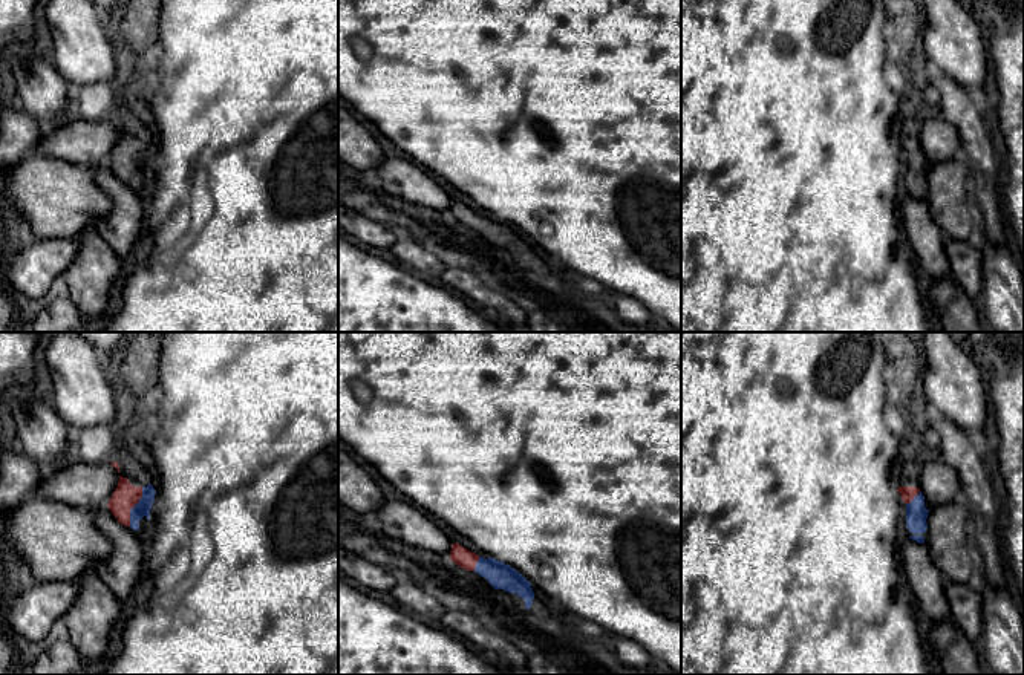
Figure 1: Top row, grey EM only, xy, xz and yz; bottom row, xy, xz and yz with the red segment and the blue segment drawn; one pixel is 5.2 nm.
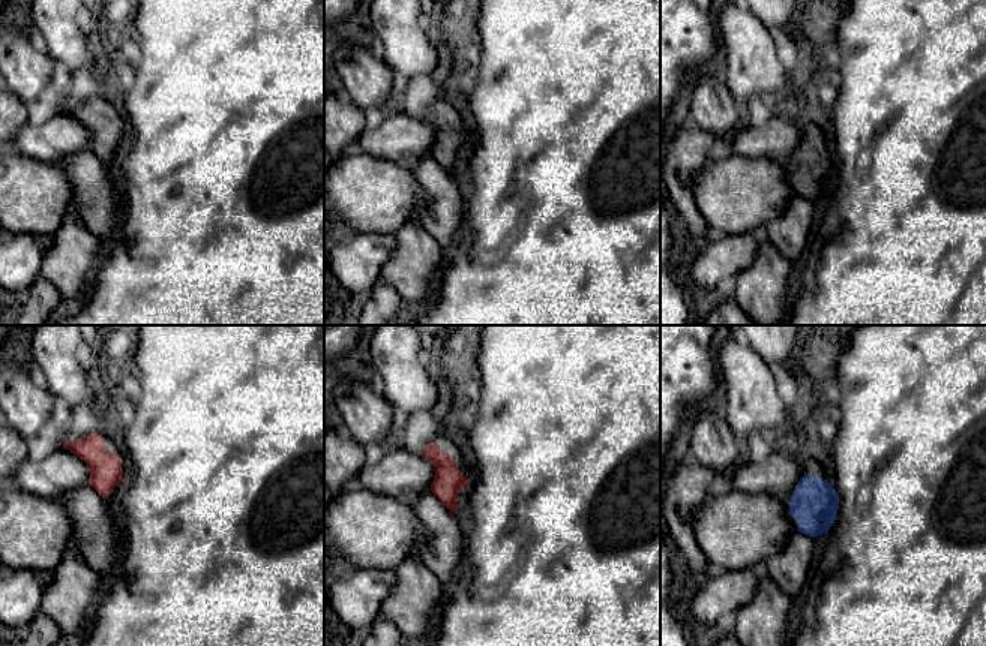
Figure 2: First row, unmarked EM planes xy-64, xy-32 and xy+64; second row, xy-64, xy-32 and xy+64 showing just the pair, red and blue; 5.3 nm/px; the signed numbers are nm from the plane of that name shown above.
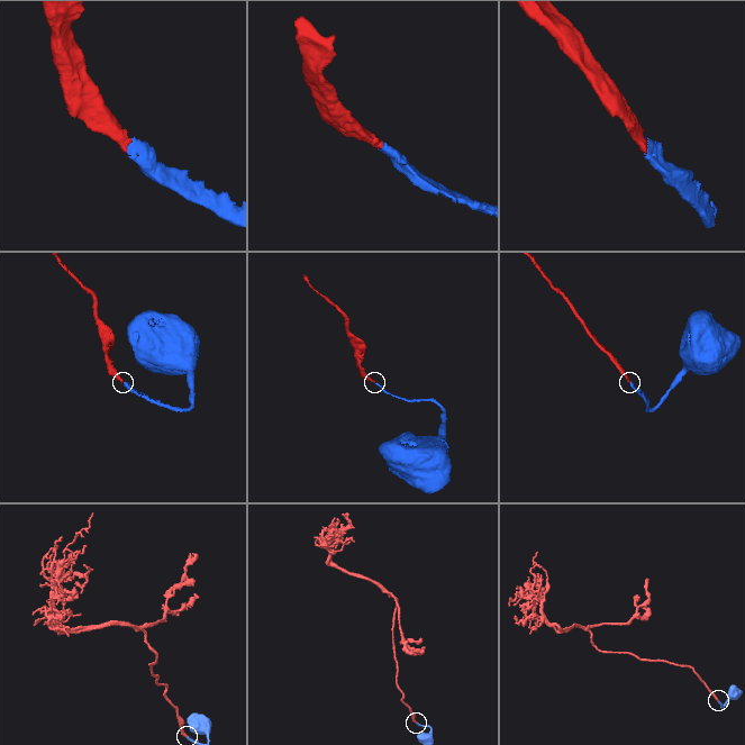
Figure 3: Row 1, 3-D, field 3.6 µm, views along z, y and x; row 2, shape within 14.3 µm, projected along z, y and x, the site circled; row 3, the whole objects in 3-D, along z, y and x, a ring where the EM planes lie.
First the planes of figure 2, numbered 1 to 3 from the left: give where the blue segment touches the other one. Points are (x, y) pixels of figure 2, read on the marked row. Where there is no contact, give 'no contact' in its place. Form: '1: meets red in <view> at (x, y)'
1: no contact
2: meets red in xy-32 at (468, 480)
3: meets red in xy+64 at (787, 501)

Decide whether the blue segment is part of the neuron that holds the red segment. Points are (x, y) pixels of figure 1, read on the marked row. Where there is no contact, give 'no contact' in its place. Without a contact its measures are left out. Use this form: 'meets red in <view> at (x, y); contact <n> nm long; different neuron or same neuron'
meets red in xy at (133, 505); contact 220 nm long; same neuron

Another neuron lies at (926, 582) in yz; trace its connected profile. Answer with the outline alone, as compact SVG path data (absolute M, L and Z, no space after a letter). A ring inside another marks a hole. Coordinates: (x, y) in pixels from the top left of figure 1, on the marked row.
M905 536L900 539L898 551L914 600L932 620L951 620L951 608L944 594L946 579L934 565L926 545Z

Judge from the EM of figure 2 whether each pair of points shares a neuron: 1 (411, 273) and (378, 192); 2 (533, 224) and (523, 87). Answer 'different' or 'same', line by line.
1: different
2: same

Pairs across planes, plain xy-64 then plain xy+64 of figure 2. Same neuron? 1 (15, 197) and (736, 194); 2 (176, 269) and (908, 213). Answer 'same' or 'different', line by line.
1: same
2: same

